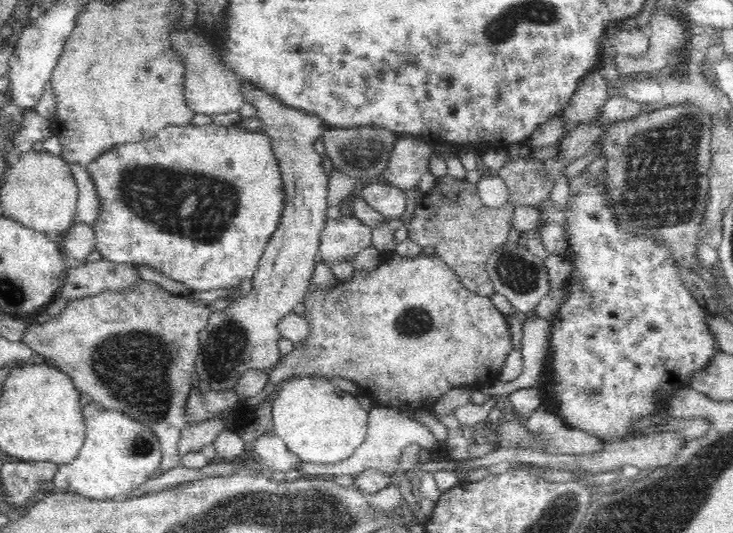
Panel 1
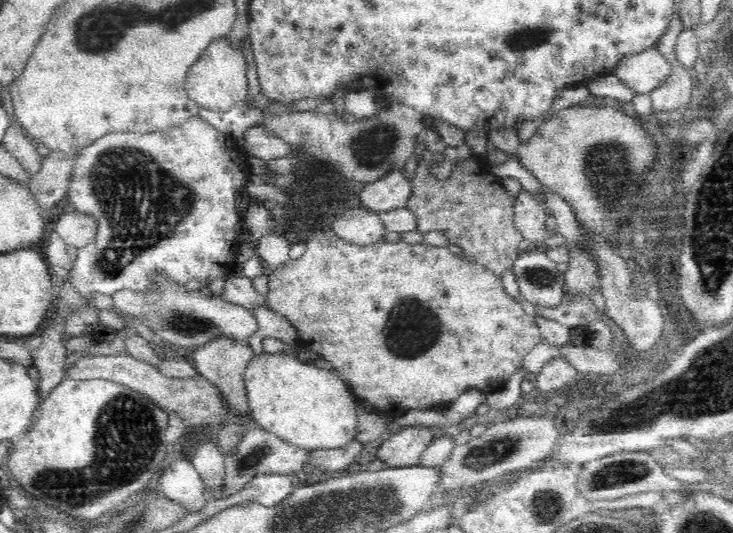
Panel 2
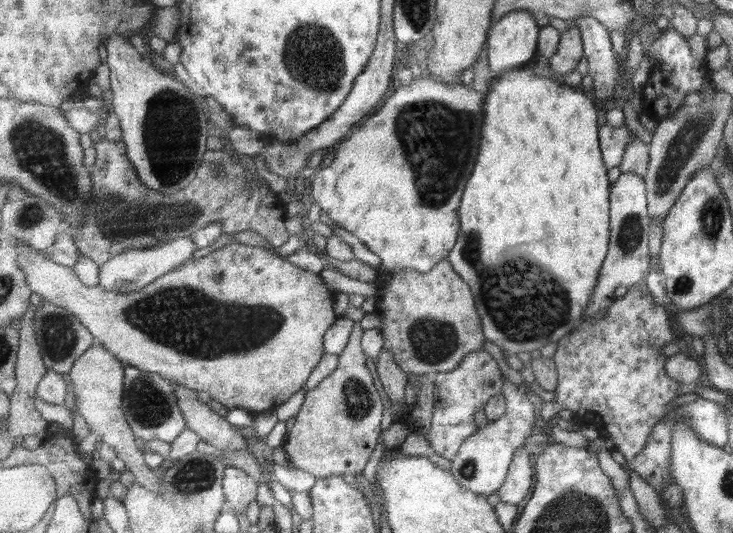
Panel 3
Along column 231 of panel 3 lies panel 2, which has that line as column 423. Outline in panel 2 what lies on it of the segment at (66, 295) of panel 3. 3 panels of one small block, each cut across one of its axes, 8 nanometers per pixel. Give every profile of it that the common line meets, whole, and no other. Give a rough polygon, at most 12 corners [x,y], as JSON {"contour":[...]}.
{"contour":[[310,237],[270,308],[384,413],[542,342],[485,265]]}

